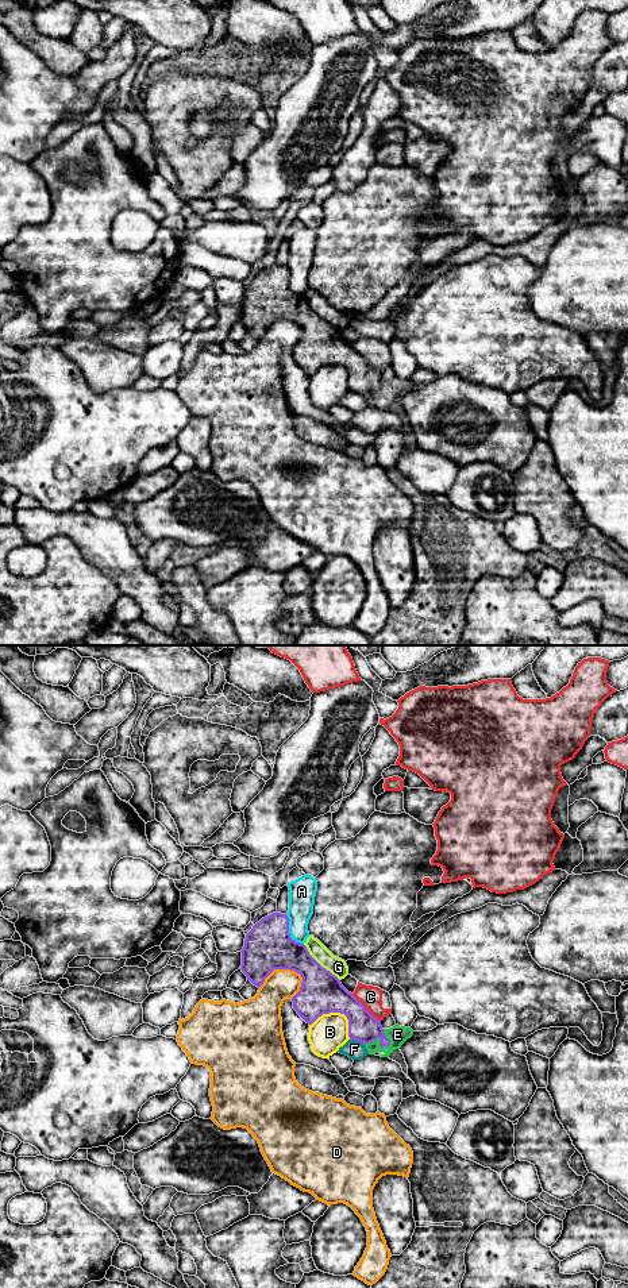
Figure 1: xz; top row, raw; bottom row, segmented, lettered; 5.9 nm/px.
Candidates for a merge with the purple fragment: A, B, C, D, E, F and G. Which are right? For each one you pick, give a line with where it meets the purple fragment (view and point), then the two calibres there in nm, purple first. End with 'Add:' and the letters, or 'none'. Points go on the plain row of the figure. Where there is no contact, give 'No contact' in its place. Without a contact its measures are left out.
E: Touches purple at xz (380, 393). Thickness 180 nm (purple) against 110 nm
Add: E

